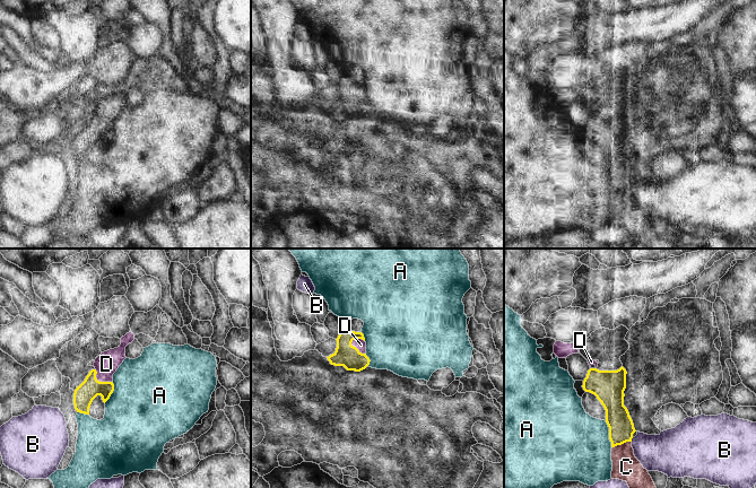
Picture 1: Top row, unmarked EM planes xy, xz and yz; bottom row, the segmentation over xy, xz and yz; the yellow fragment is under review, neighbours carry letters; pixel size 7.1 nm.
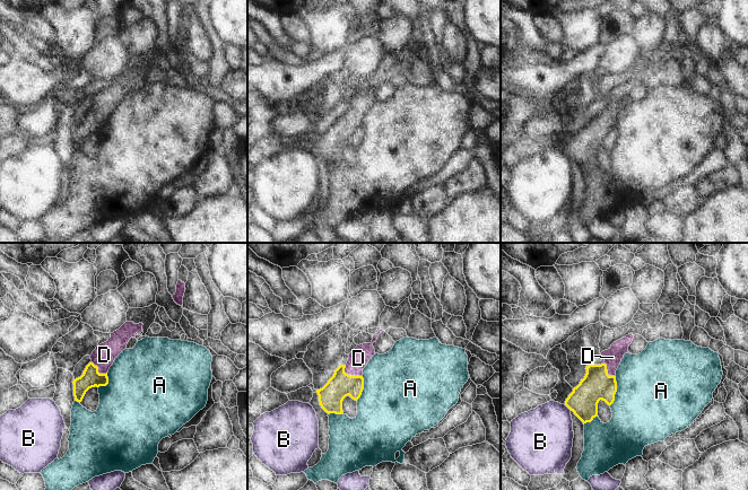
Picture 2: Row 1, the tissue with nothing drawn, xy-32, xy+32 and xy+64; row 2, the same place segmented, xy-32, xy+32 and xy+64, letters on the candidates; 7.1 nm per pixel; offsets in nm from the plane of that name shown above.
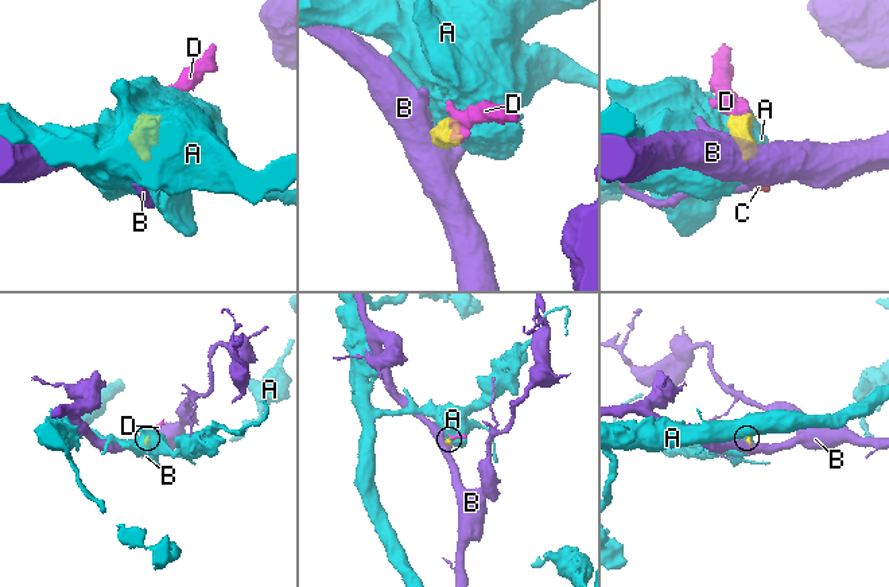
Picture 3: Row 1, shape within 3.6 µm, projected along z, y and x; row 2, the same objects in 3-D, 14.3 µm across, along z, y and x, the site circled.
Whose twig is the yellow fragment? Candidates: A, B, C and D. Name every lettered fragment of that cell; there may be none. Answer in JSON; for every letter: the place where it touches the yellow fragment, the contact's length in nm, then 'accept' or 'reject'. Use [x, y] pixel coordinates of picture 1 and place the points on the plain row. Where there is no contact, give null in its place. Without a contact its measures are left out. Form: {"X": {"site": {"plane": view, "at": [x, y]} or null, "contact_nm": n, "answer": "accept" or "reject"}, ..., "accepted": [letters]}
{"A": {"site": {"plane": "yz", "at": [609, 181]}, "contact_nm": 200, "answer": "reject"}, "B": {"site": {"plane": "yz", "at": [631, 186]}, "contact_nm": 40, "answer": "reject"}, "C": {"site": {"plane": "yz", "at": [622, 190]}, "contact_nm": 140, "answer": "accept"}, "D": {"site": {"plane": "xz", "at": [355, 94]}, "contact_nm": 150, "answer": "accept"}, "accepted": ["C", "D"]}

